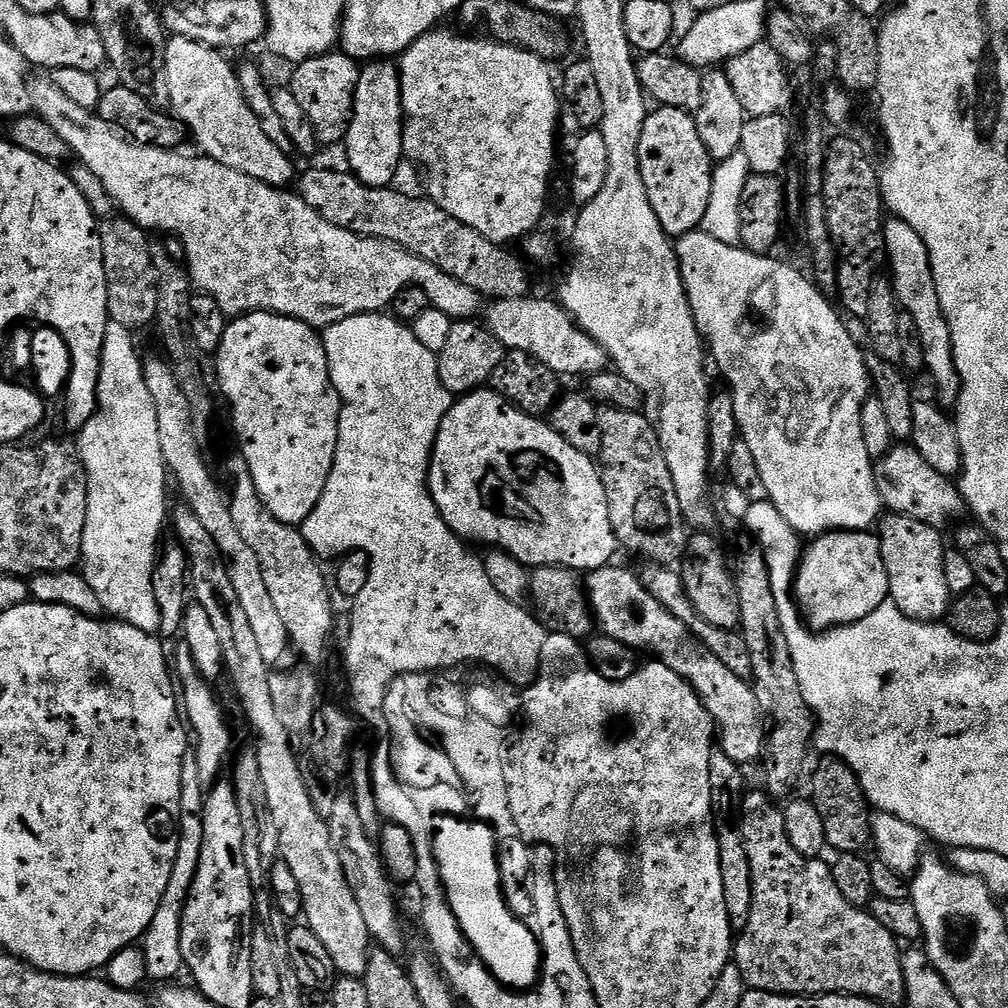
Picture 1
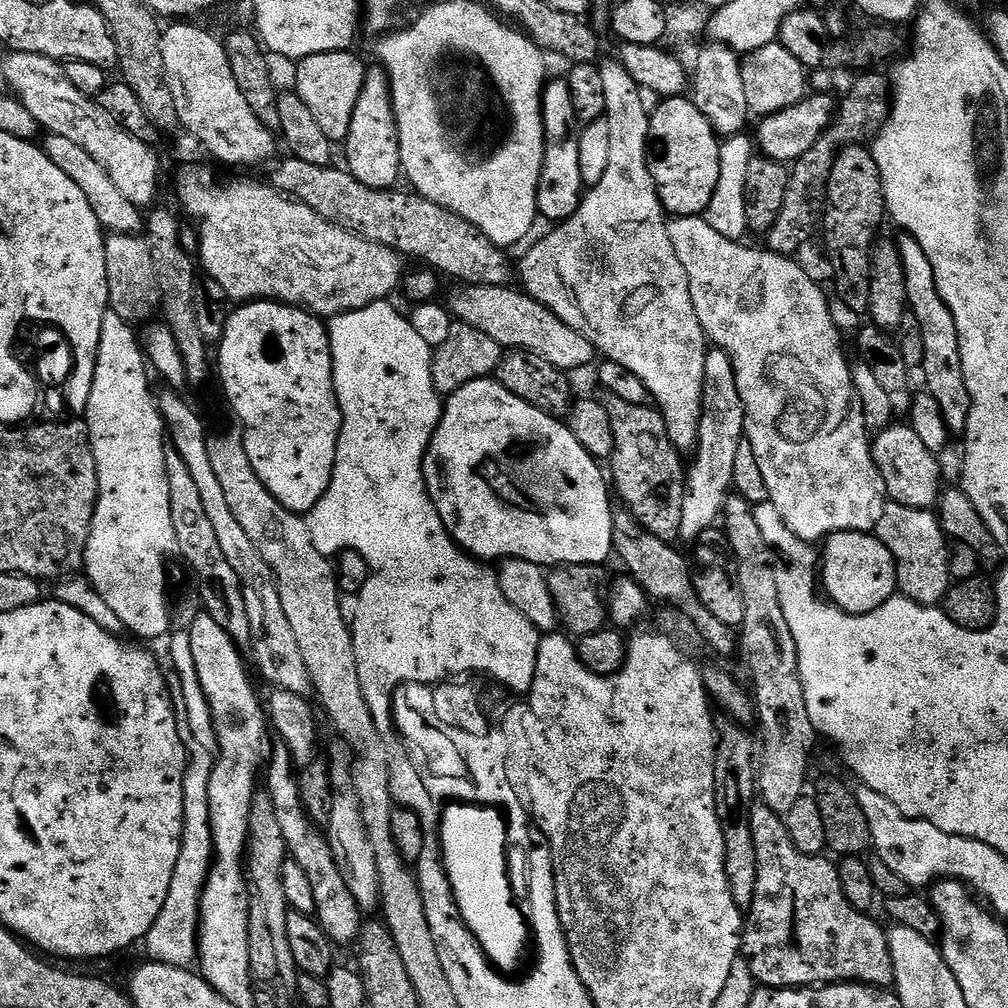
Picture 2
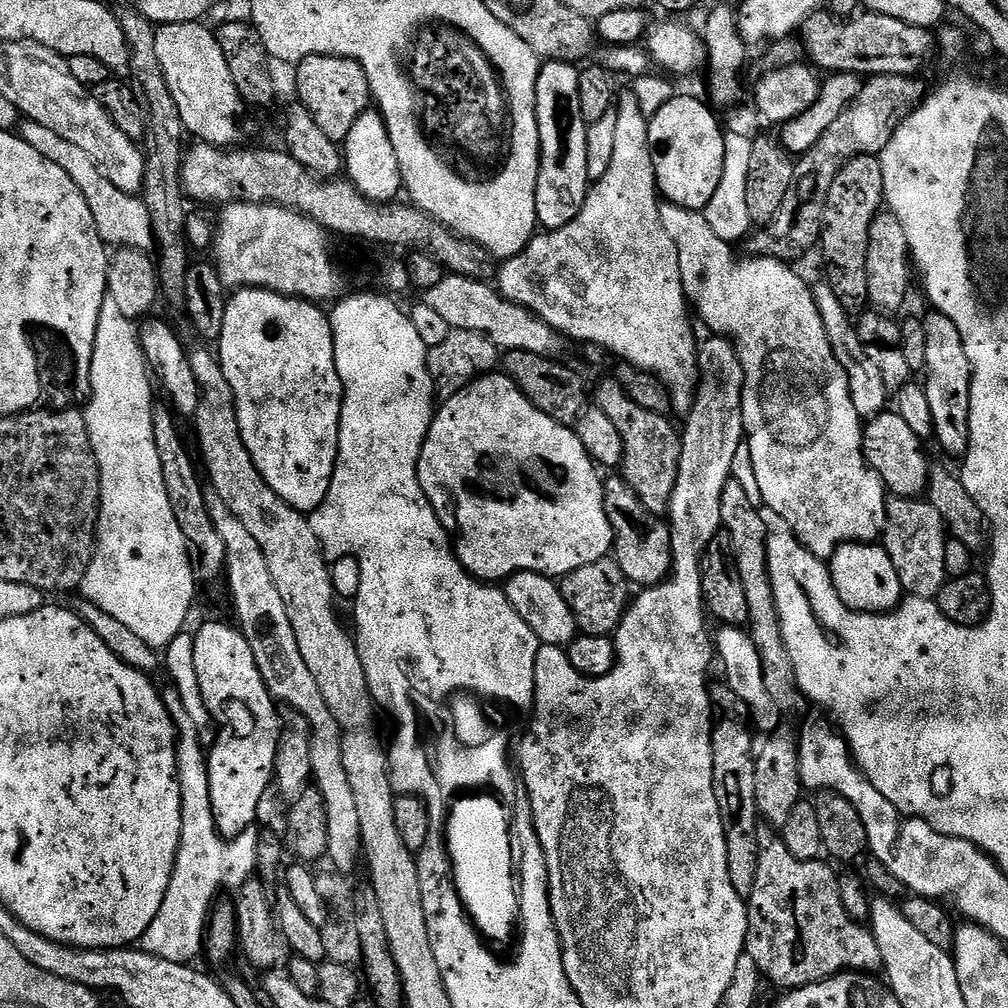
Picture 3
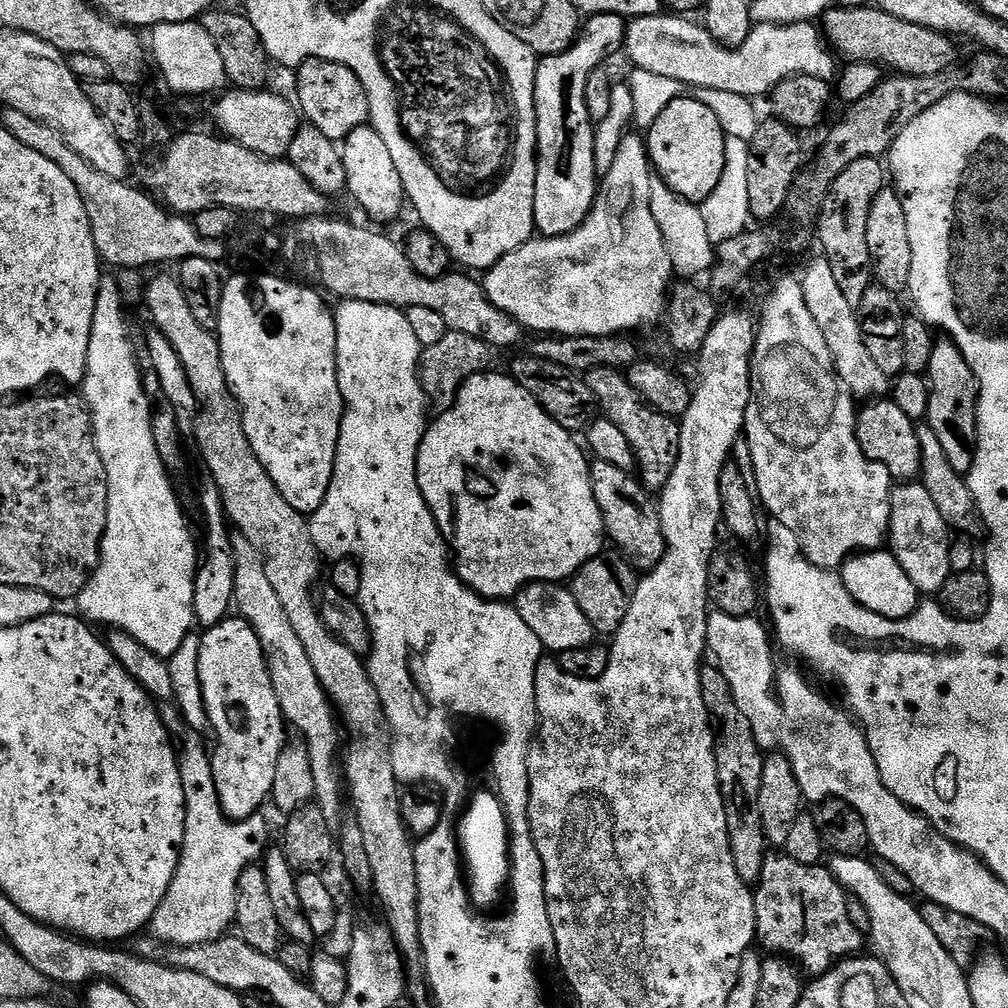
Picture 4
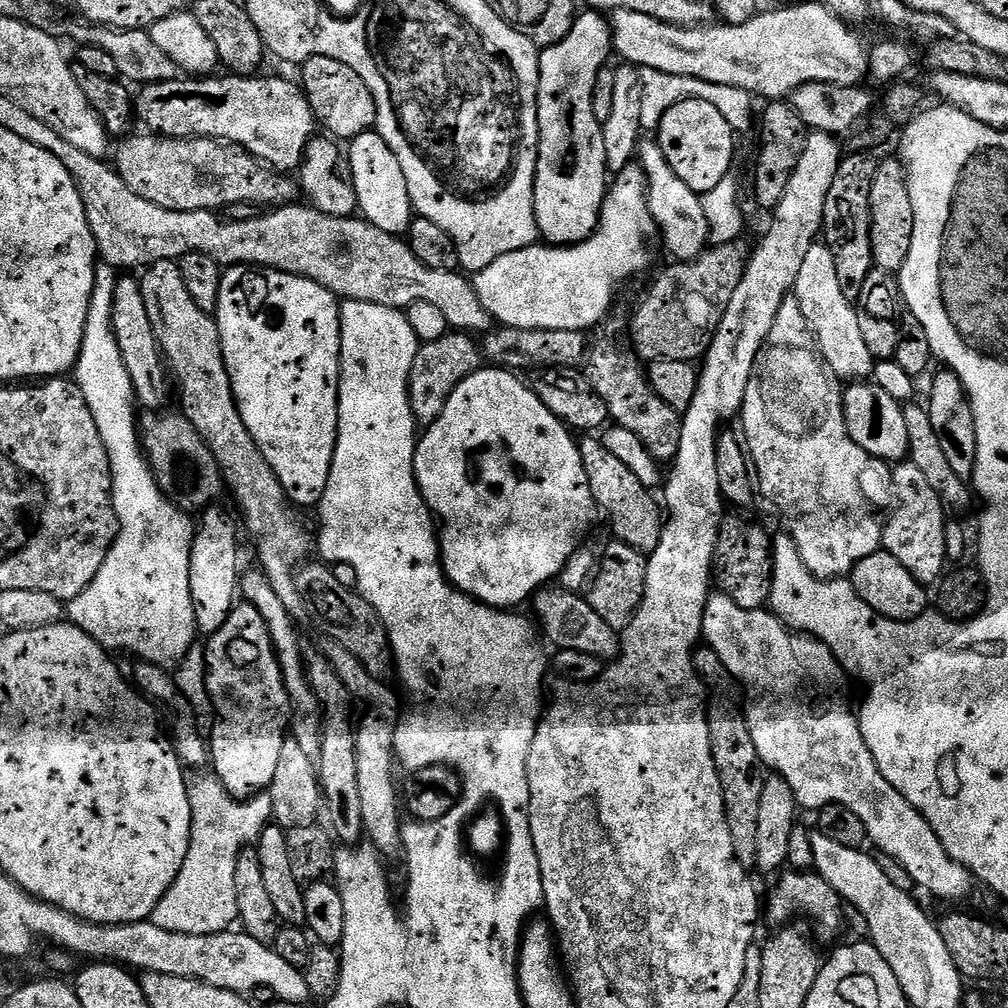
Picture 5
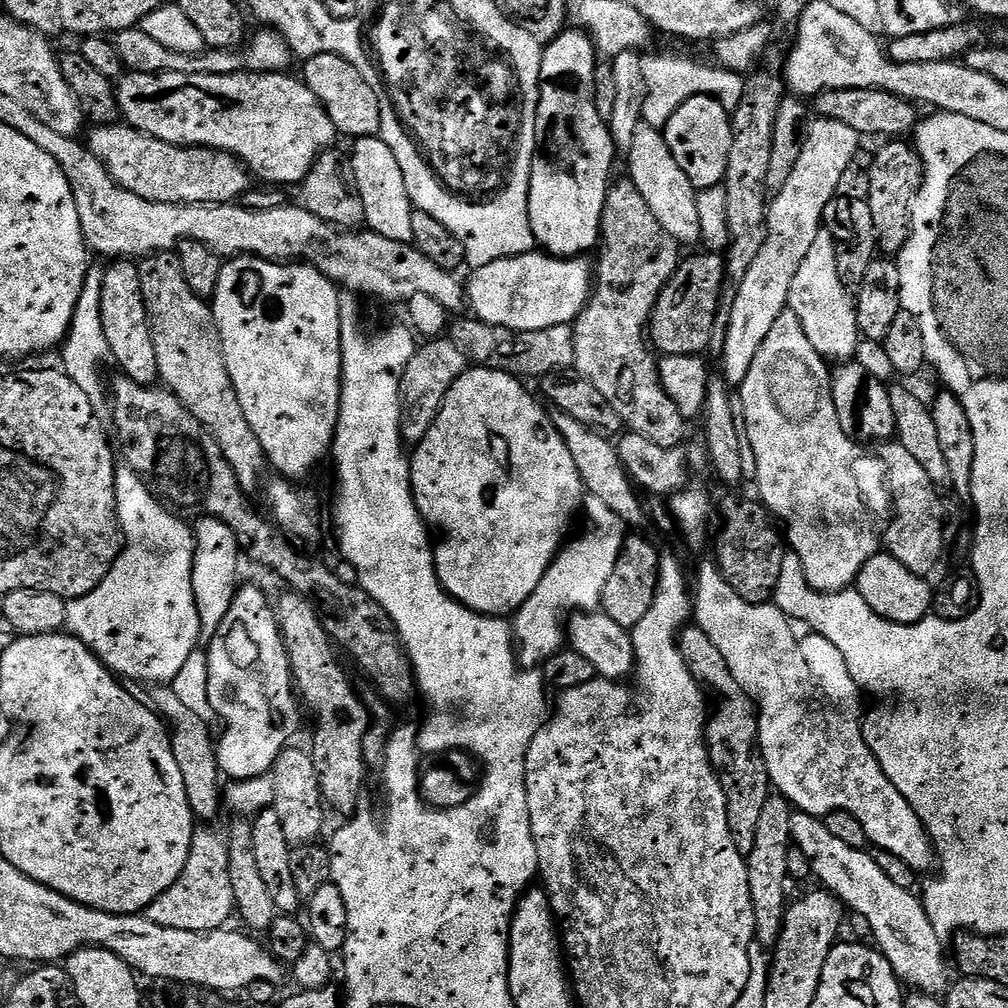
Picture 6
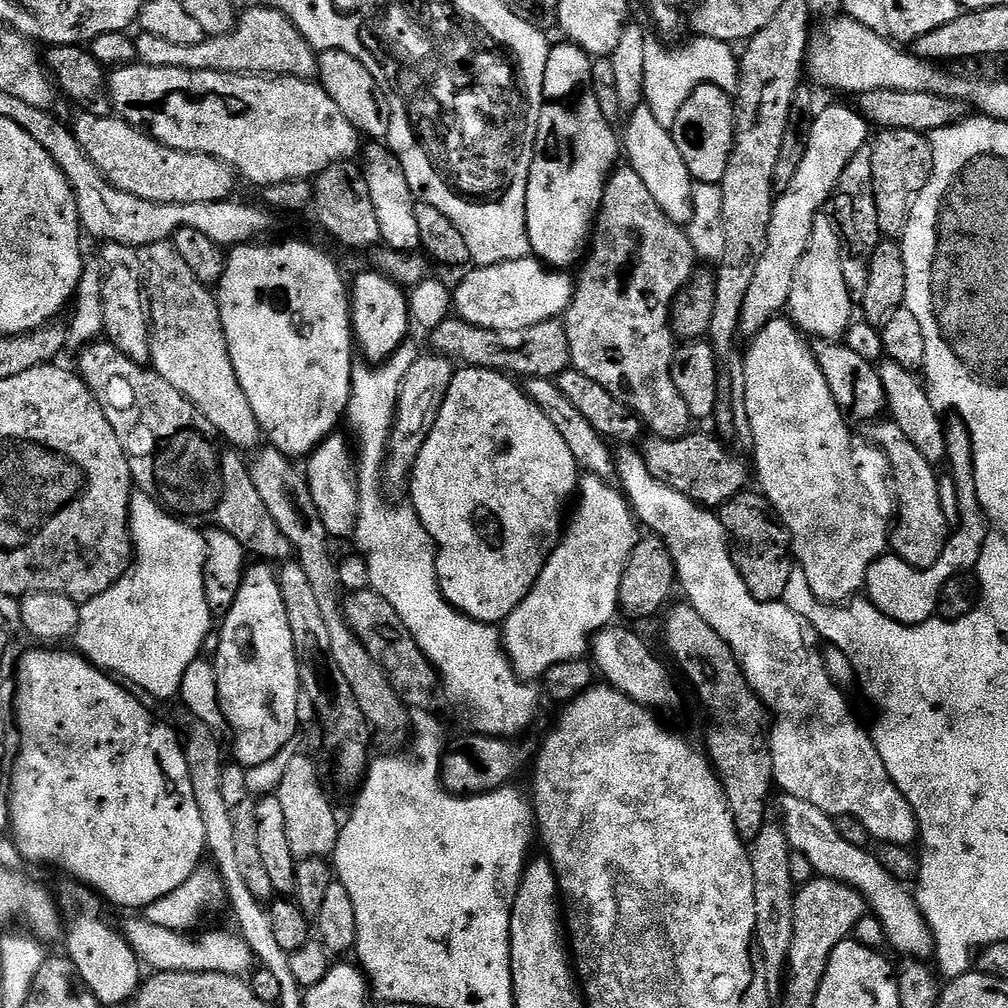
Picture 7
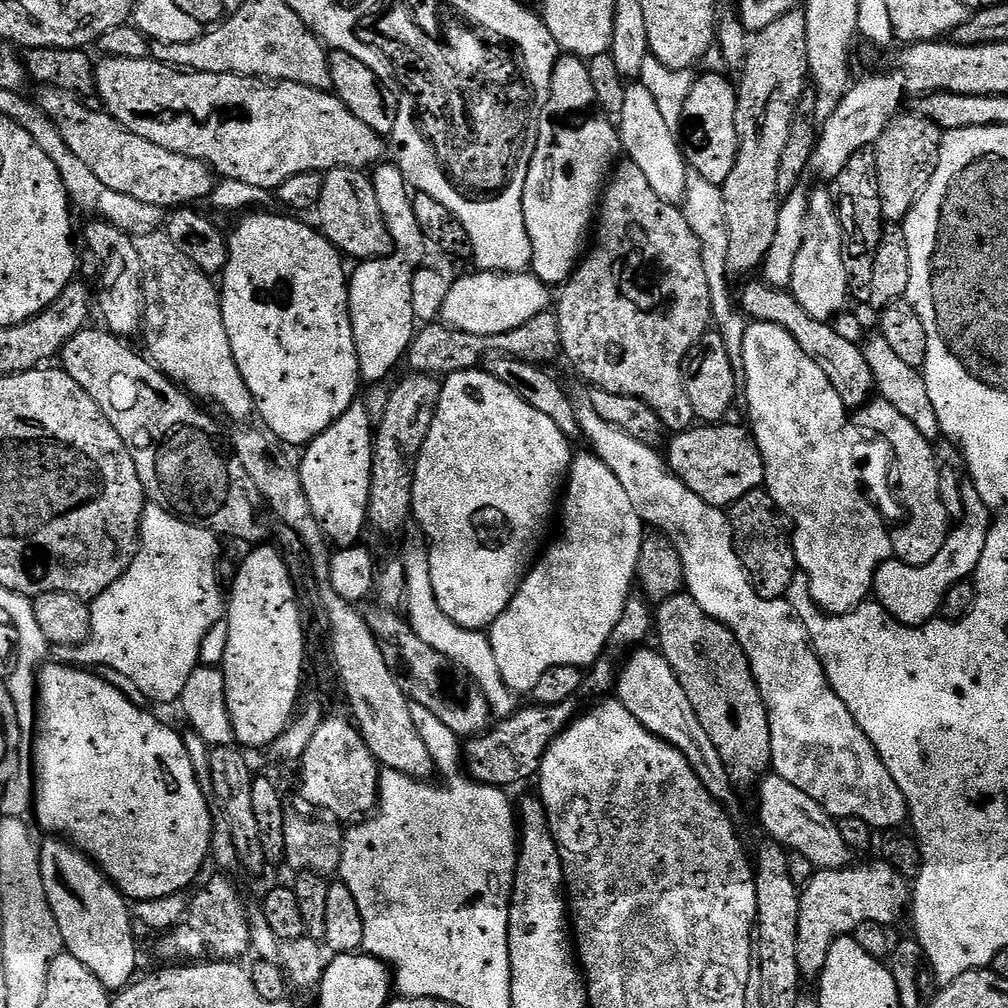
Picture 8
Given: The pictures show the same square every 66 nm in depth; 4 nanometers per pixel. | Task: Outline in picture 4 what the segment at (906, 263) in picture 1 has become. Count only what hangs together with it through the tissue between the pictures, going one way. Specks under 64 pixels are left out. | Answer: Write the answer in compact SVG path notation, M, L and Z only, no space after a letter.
M947 338L936 340L930 354L930 366L926 373L928 381L928 414L926 423L934 430L950 466L958 474L967 477L976 457L976 379L966 358Z

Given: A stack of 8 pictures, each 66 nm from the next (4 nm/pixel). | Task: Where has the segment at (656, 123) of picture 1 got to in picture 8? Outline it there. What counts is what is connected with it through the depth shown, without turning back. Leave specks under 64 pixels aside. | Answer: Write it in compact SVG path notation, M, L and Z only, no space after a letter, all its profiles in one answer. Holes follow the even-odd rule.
M707 71L706 76L697 75L686 98L682 121L682 147L688 167L706 182L721 186L734 170L736 151L740 143L736 133L736 88L724 75ZM684 132L684 136L683 136Z

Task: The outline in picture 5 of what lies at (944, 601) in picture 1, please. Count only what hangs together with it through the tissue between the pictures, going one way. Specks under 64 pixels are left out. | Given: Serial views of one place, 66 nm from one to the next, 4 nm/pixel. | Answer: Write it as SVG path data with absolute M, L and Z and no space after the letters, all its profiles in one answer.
M900 462L893 468L896 468L892 472L892 492L896 495L896 505L888 516L888 524L886 520L883 525L883 551L898 558L898 562L910 570L919 584L935 585L945 575L944 564L949 563L946 554L946 509L938 494L934 494L934 486L930 486L926 474L922 474L918 466Z

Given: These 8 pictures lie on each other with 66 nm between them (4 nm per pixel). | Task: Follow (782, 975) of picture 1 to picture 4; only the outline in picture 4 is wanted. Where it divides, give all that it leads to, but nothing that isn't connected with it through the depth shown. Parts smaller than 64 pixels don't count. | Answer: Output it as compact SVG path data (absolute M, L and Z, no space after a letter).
M769 854L764 860L760 881L754 886L756 897L756 940L765 953L783 956L801 969L808 968L809 977L815 978L829 972L834 965L855 956L866 944L865 933L855 928L847 913L849 893L827 867L820 864L794 862L787 854Z

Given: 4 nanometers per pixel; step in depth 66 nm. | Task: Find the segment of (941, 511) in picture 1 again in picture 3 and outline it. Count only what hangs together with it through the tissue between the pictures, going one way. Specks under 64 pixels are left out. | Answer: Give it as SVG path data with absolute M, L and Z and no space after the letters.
M885 410L864 424L864 458L868 466L882 478L885 489L892 496L923 497L928 491L930 463L924 457L922 437L906 426L895 410Z

